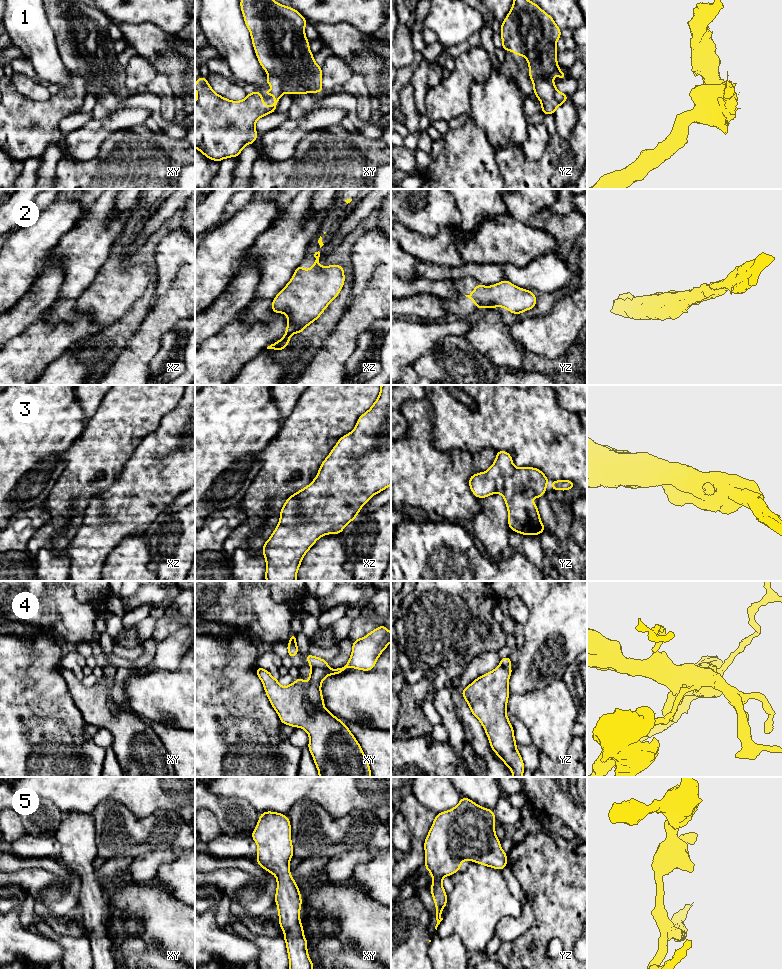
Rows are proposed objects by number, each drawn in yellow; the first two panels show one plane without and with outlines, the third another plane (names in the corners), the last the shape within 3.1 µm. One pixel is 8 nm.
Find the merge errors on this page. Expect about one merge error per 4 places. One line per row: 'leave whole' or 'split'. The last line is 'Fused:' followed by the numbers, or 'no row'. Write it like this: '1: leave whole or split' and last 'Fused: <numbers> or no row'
1: split
2: leave whole
3: leave whole
4: split
5: leave whole
Fused: 1, 4

